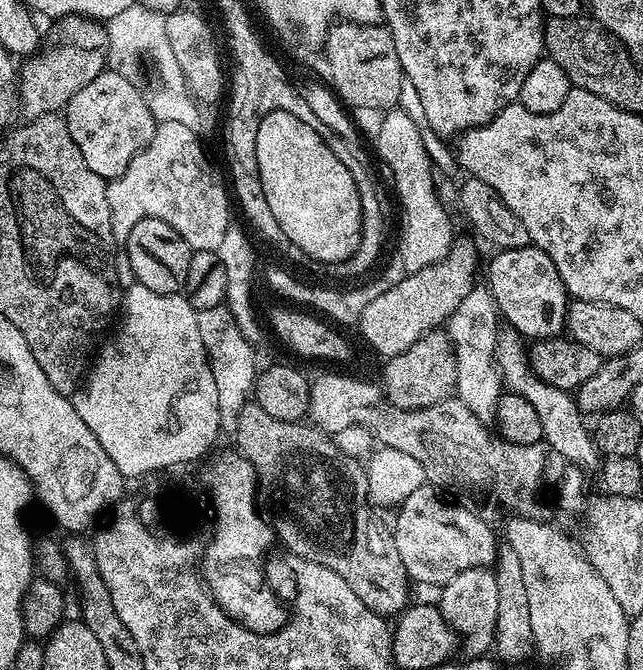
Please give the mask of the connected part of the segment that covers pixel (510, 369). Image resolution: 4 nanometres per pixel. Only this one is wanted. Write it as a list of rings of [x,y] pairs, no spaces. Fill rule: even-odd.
[[[505,330],[505,332],[499,333],[496,341],[496,368],[500,371],[503,387],[507,391],[522,394],[522,398],[526,398],[526,402],[530,402],[530,406],[534,406],[534,410],[542,422],[543,439],[550,446],[554,446],[554,450],[558,450],[558,454],[562,454],[565,461],[585,470],[599,469],[602,463],[602,453],[596,447],[589,425],[588,428],[584,425],[585,413],[577,407],[573,393],[563,392],[561,388],[555,388],[542,382],[542,378],[536,376],[531,362],[528,361],[529,349],[526,344],[524,348],[523,343],[525,344],[525,341],[518,332]]]

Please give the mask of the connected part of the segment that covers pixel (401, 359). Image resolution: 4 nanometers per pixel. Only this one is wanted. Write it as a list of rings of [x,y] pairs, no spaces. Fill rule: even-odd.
[[[444,330],[427,332],[410,350],[397,356],[387,357],[384,368],[382,392],[387,403],[394,408],[411,410],[434,406],[449,399],[456,390],[456,355],[452,353],[452,343]]]

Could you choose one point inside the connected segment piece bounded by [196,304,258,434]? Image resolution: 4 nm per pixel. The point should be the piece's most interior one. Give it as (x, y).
(232, 360)

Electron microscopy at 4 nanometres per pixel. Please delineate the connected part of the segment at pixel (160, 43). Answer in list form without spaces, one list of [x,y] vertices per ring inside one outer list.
[[[131,8],[122,14],[118,14],[114,19],[107,21],[107,63],[111,71],[121,72],[129,78],[135,77],[135,72],[140,68],[140,59],[149,52],[156,59],[156,64],[160,67],[160,80],[162,85],[155,88],[152,96],[147,99],[151,112],[159,123],[166,121],[179,122],[182,126],[187,126],[199,136],[207,136],[212,130],[211,122],[203,116],[203,109],[199,103],[192,99],[192,94],[185,83],[184,76],[180,72],[178,62],[175,61],[174,54],[167,42],[164,33],[164,21],[157,13],[150,8]]]

